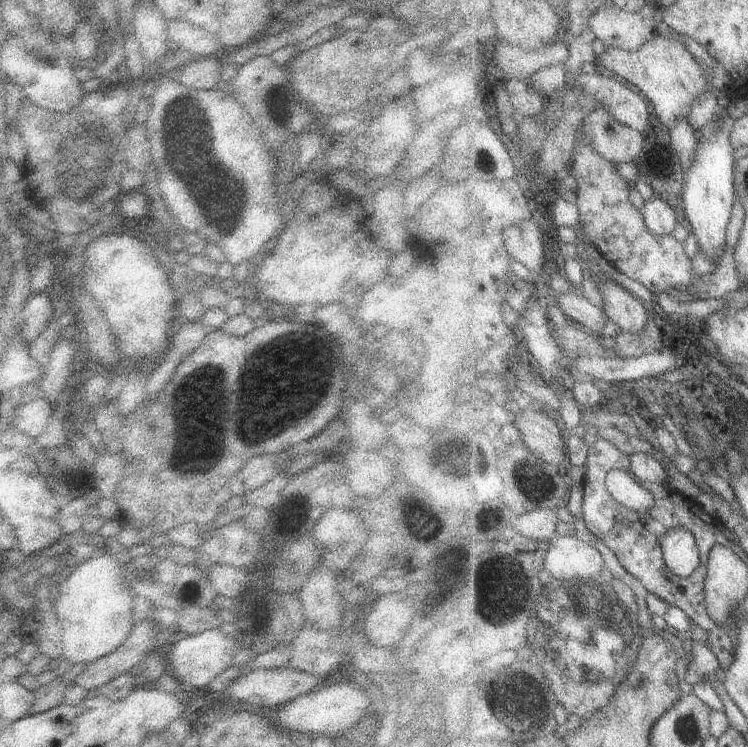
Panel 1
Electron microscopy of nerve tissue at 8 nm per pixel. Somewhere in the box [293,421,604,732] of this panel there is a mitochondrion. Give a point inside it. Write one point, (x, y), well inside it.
(510, 692)

